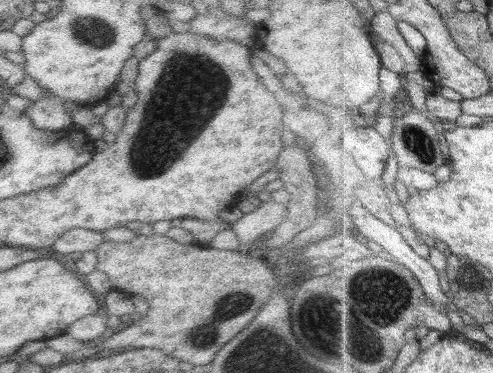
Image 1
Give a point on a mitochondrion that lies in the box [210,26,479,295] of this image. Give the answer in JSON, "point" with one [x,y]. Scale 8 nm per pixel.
{"point":[418,141]}

